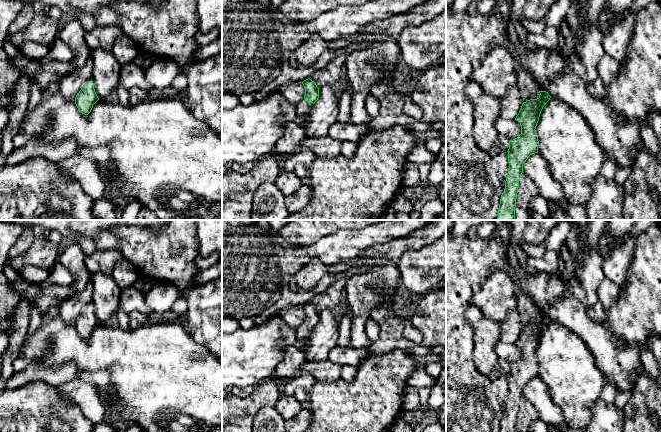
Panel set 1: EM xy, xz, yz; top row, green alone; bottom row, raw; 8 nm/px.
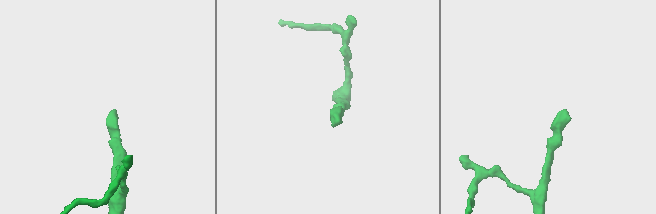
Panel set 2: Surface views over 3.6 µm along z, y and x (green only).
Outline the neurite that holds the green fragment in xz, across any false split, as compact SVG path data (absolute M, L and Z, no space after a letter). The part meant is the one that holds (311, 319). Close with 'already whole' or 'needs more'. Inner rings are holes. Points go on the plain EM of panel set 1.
M310 302L302 306L305 312L304 322L297 328L296 335L299 341L303 343L303 349L309 346L309 337L313 328L319 322L319 312Z; needs more

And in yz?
M539 315L537 323L524 326L515 344L521 349L521 358L509 366L509 394L505 405L505 413L501 419L499 432L515 432L519 412L519 403L523 397L523 388L532 378L538 377L538 359L536 350L543 330L551 320L546 315Z; already whole

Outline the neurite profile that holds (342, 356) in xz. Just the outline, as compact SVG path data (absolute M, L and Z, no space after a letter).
M336 346L328 353L328 360L341 367L347 365L358 367L366 357L367 351L365 349L352 347Z

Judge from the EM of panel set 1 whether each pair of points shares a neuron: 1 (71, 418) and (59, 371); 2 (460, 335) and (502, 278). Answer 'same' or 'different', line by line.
1: different
2: different

